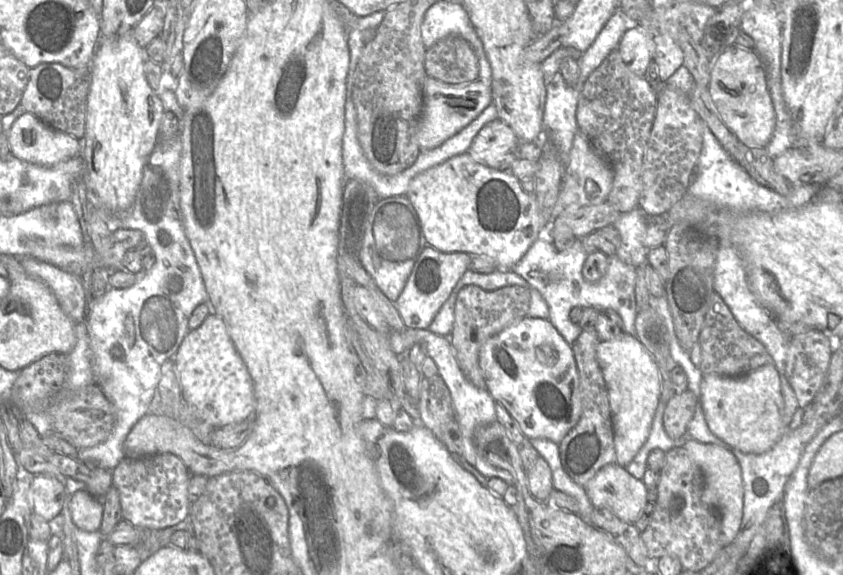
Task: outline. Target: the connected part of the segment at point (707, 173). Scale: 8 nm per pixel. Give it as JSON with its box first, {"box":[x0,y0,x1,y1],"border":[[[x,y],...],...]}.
{"box":[686,121,822,213],"border":[[[702,121],[702,147],[696,165],[696,176],[686,190],[688,194],[734,212],[777,213],[806,206],[822,187],[822,184],[796,186],[790,194],[782,196],[759,184],[724,150],[709,127]]]}

